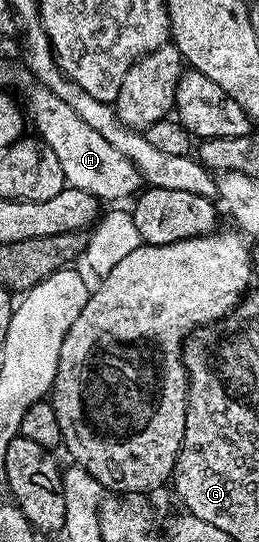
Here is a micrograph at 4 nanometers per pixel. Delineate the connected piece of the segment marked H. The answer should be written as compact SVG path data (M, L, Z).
M34 84L29 88L25 99L25 109L28 118L31 119L37 130L36 134L46 142L46 144L53 149L53 153L57 155L58 162L61 163L61 169L64 180L68 186L81 189L89 194L94 195L98 200L115 201L111 203L119 203L121 199L128 197L132 198L135 194L138 194L143 187L144 180L140 172L134 166L129 158L125 157L118 149L114 149L108 141L103 139L103 136L95 131L90 125L87 125L81 117L77 116L75 111L62 101L60 97L57 97L51 90L46 89L40 84Z

